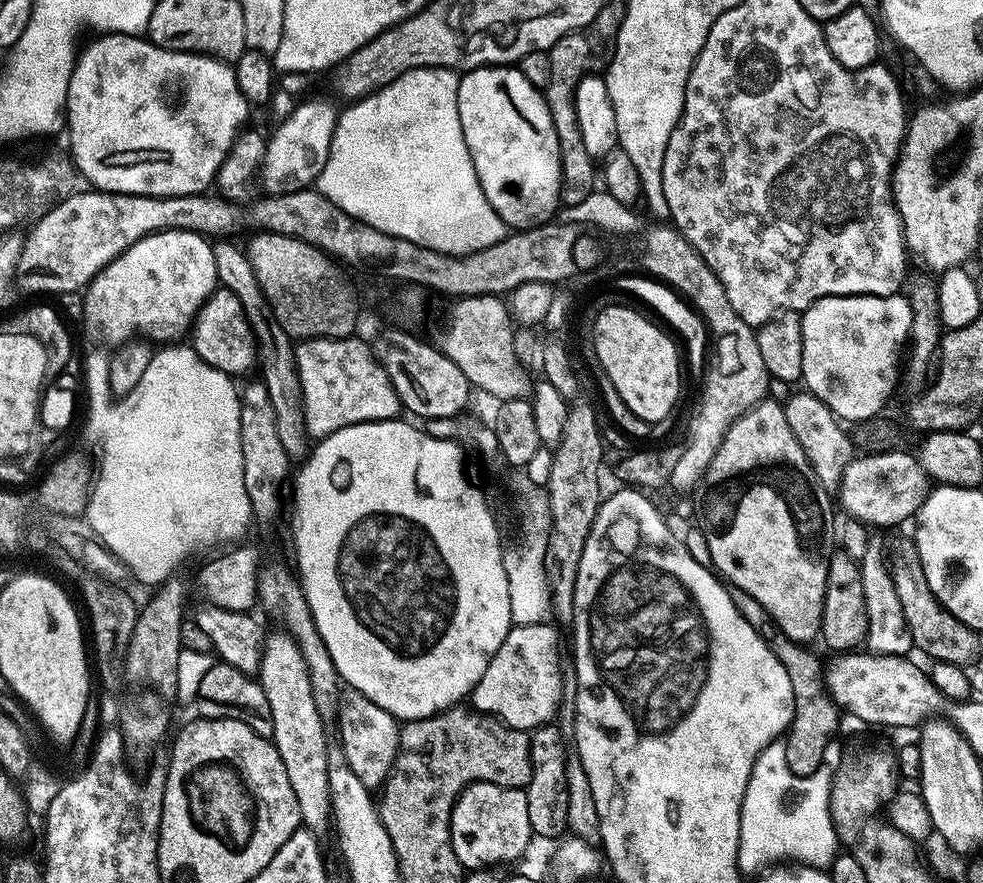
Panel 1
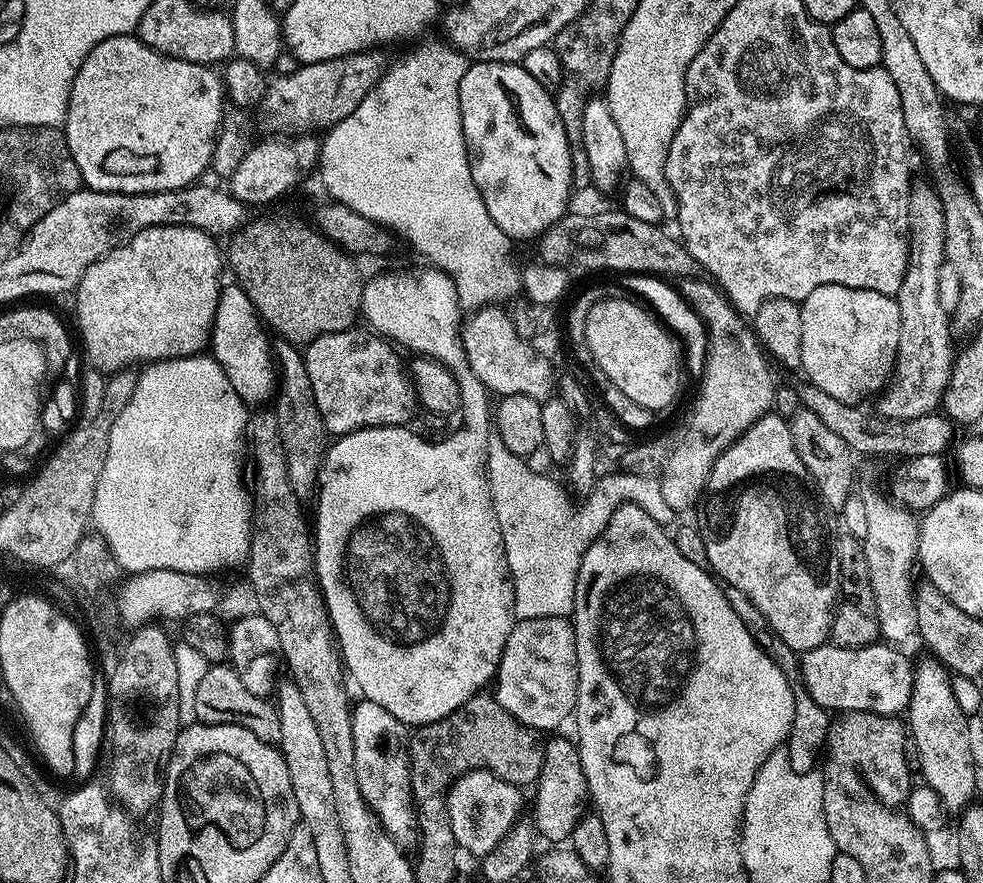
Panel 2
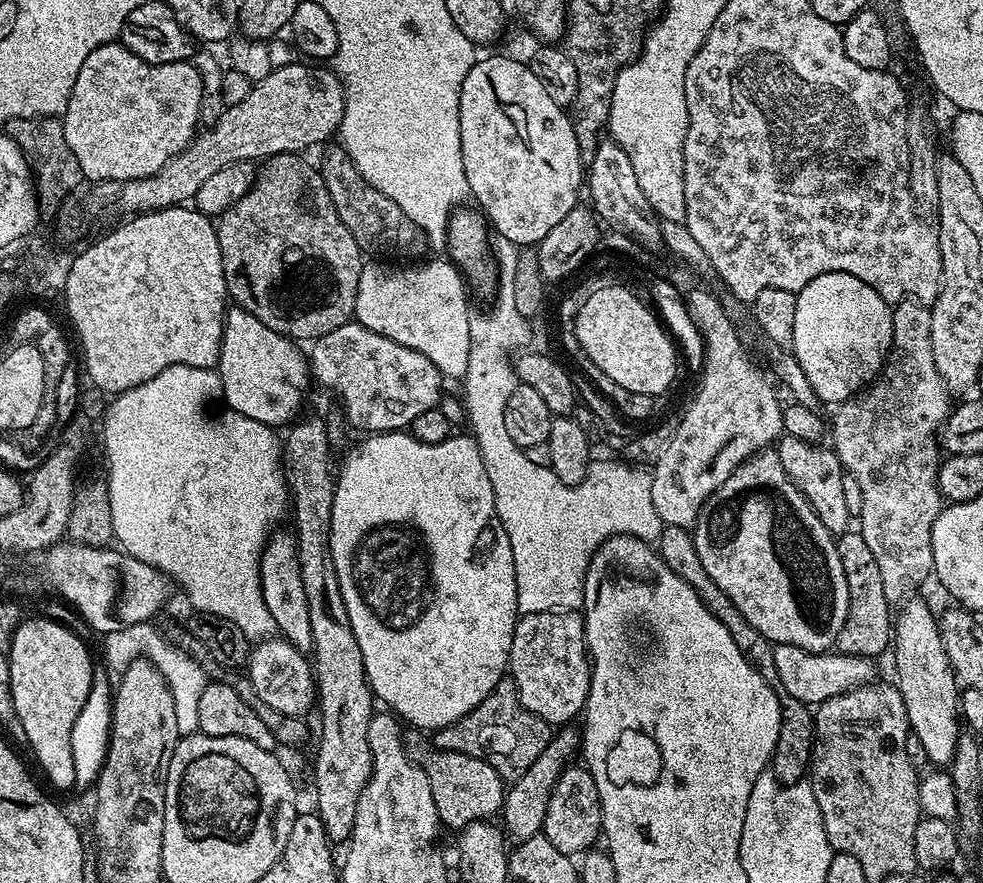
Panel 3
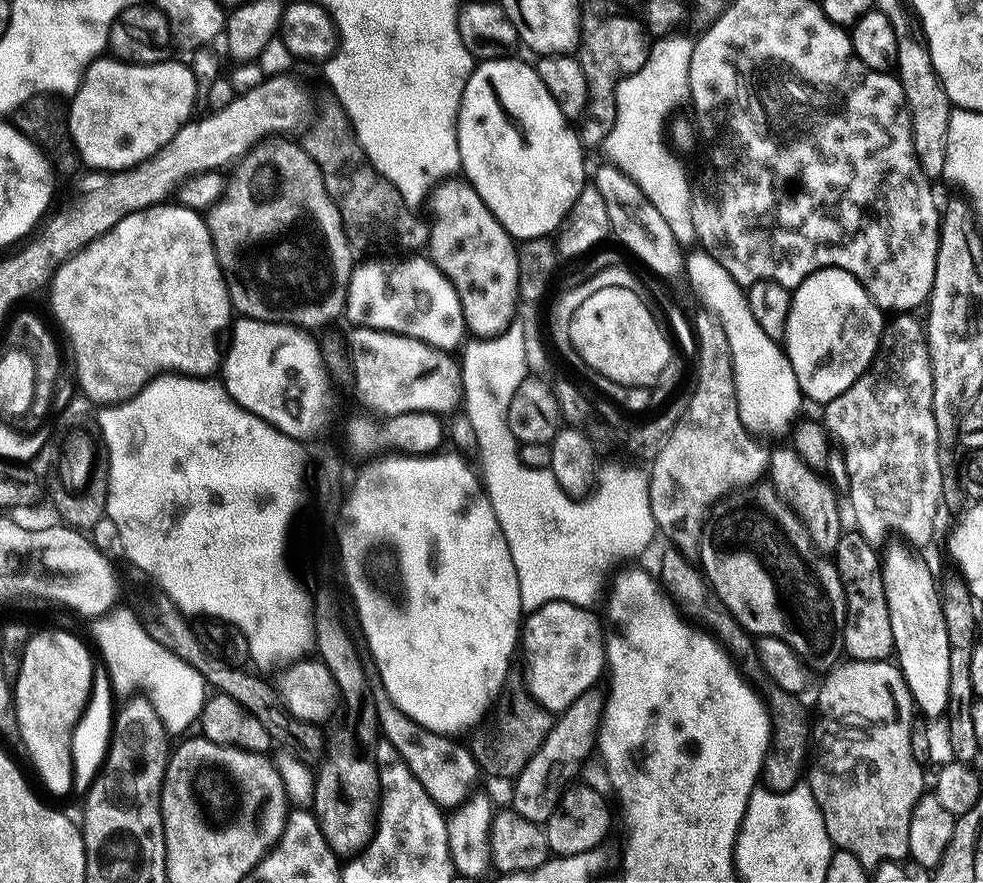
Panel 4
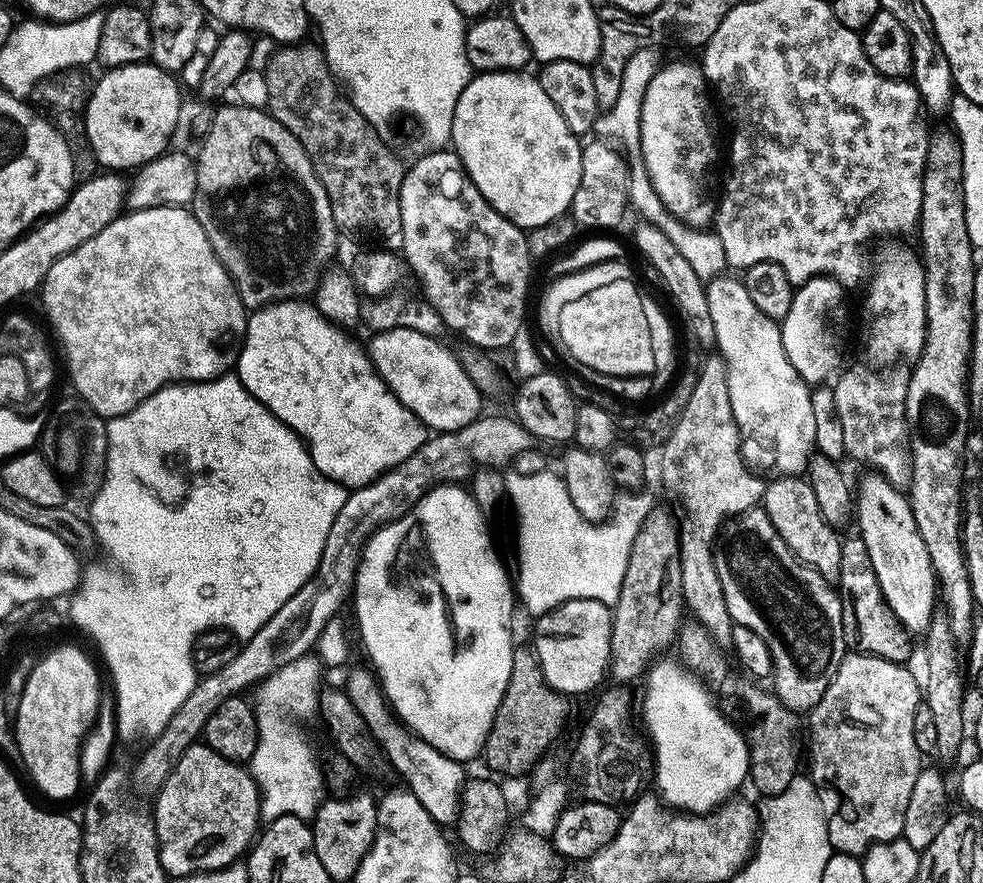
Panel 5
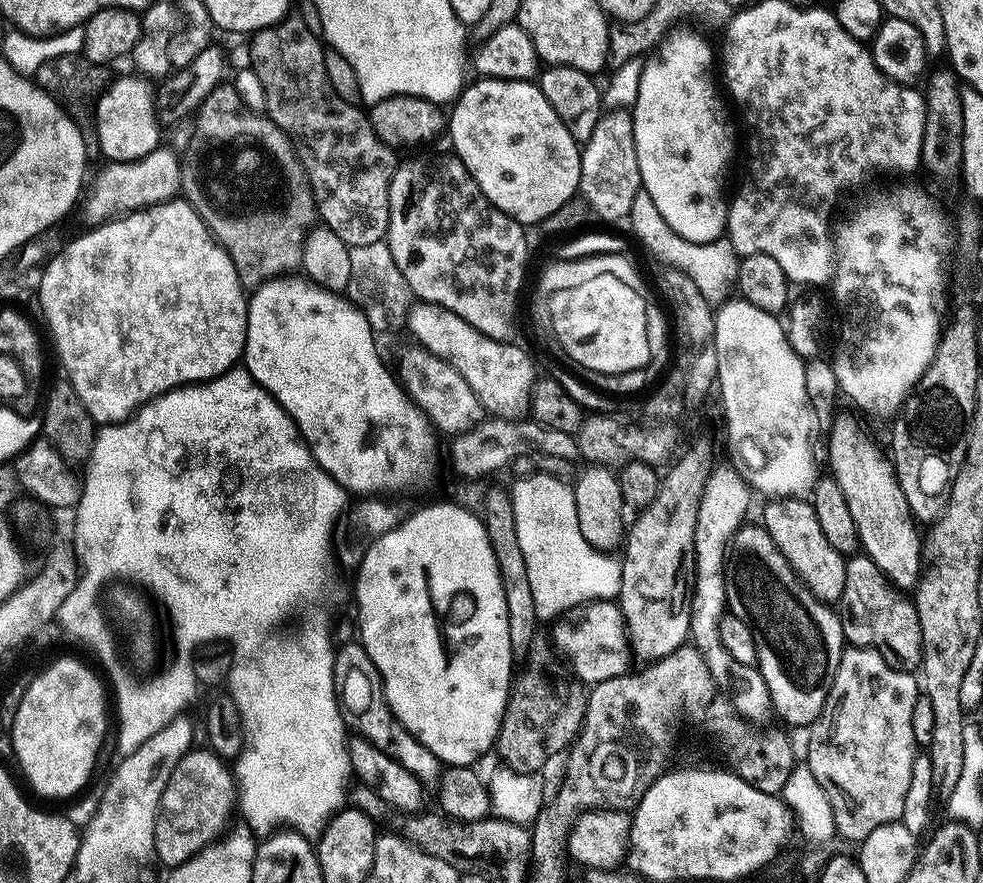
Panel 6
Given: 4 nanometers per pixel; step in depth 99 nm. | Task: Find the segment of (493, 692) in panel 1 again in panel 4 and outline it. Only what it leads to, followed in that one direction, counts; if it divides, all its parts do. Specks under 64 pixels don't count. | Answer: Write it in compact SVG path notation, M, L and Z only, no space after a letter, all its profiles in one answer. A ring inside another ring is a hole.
M555 600L538 610L527 613L522 620L522 652L528 663L528 680L526 687L529 695L533 696L548 712L559 714L565 712L587 688L597 683L600 675L606 672L606 636L600 633L600 624L596 621L595 611L579 608L576 604Z

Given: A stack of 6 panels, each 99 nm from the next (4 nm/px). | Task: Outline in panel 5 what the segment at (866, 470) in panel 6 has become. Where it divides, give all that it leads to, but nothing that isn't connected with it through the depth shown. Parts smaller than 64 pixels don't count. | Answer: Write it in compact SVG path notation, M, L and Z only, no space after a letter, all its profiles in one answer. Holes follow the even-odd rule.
M875 479L858 488L854 500L854 516L860 519L858 535L866 542L878 586L900 625L908 634L924 634L933 627L932 611L938 608L938 585L930 566L930 554L926 542L922 542L922 534L918 534L909 497L888 480Z

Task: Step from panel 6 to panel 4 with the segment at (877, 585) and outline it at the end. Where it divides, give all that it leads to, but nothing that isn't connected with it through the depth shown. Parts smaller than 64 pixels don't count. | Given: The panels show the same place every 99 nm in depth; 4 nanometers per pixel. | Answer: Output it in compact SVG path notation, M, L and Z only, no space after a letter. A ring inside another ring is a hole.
M841 531L834 563L844 591L845 653L854 660L888 660L894 652L894 630L890 630L882 556L877 545L866 542L861 532Z

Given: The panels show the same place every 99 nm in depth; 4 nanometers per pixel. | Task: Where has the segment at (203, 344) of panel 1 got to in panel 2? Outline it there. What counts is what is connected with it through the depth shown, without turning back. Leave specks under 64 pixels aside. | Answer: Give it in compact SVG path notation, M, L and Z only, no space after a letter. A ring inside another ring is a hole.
M235 282L225 283L220 289L218 306L216 307L214 322L212 323L210 352L214 359L222 366L226 378L230 378L230 386L234 386L236 393L249 406L267 405L264 403L267 400L269 403L273 399L274 393L278 388L278 368L274 363L274 348L270 340L268 344L267 335L269 336L269 333L266 331L265 325L260 317L256 315L256 308L253 306L250 297L244 293L243 288Z

